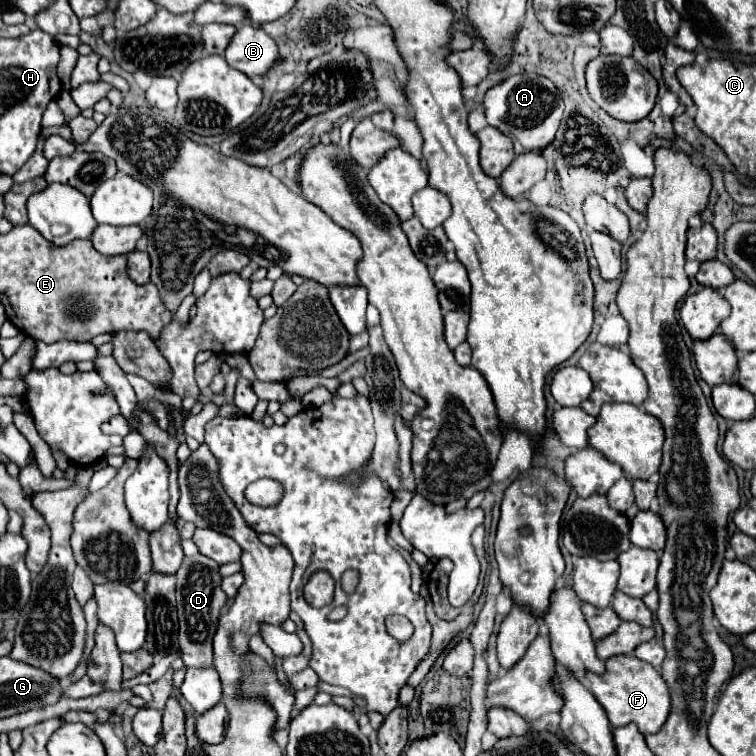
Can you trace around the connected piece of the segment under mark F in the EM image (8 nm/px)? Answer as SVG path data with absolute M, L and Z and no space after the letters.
M612 656L606 660L606 674L596 676L588 672L586 678L590 682L592 694L596 696L600 706L606 710L612 728L636 722L642 734L650 734L650 732L658 732L668 720L668 714L670 714L668 686L660 670L656 670L654 666L648 666L636 656Z

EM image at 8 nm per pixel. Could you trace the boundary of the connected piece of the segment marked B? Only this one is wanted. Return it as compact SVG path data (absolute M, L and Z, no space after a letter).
M244 24L232 36L224 58L232 68L252 78L262 76L274 64L274 60L278 58L278 48L262 28Z

